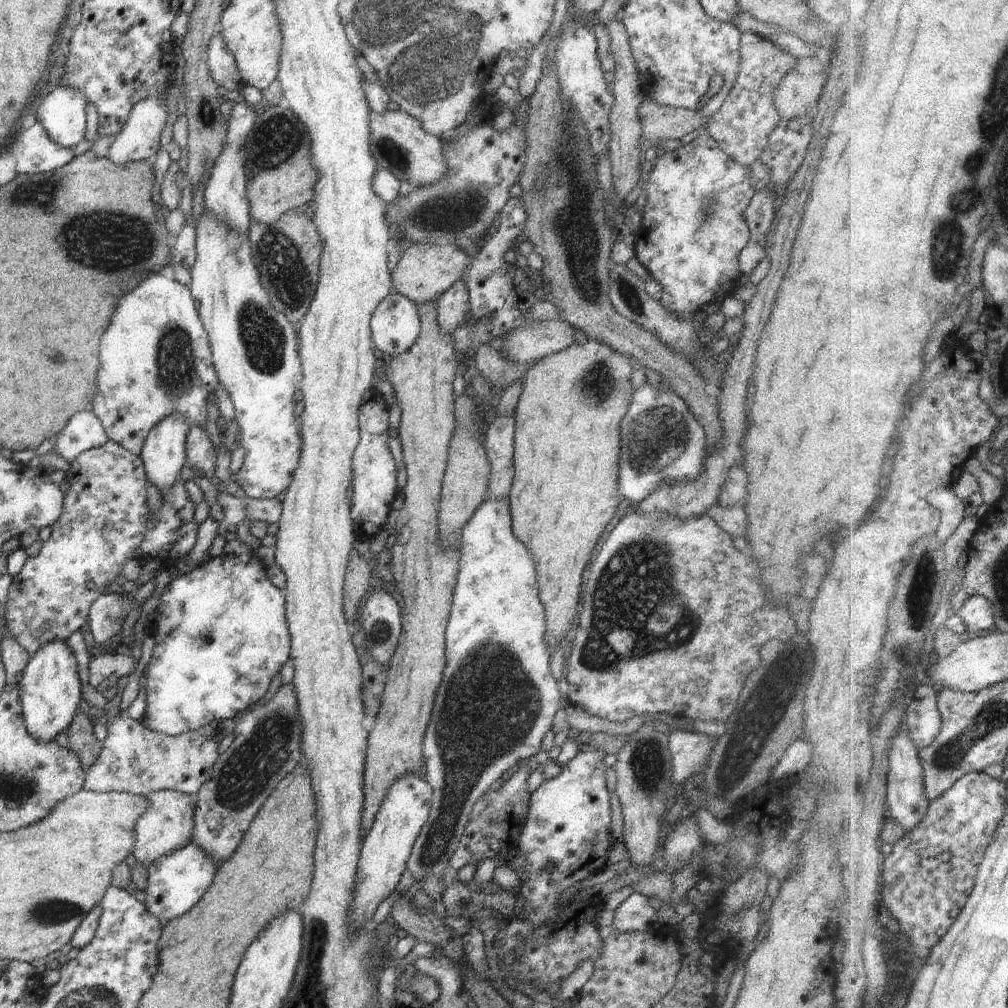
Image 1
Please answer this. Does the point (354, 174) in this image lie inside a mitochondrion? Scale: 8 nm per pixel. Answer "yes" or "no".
no

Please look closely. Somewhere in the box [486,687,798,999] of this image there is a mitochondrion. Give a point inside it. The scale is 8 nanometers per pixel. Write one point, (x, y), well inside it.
(644, 763)

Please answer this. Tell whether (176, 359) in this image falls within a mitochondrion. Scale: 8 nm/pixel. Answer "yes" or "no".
yes

